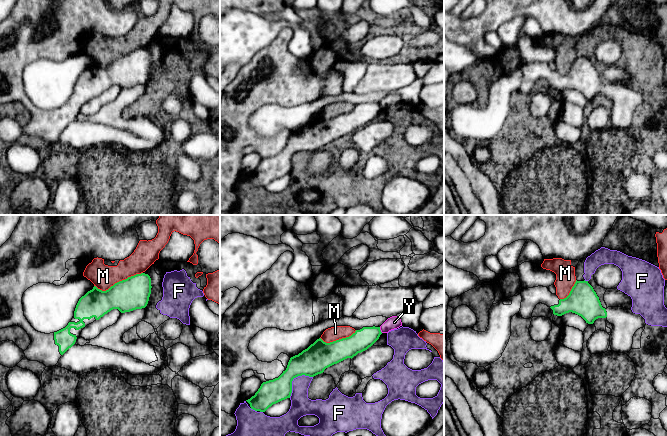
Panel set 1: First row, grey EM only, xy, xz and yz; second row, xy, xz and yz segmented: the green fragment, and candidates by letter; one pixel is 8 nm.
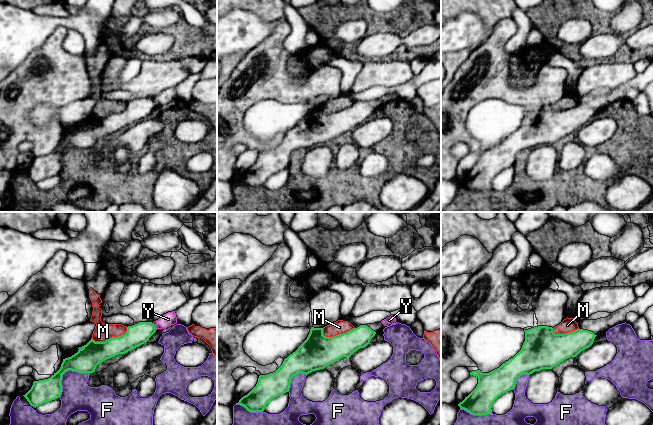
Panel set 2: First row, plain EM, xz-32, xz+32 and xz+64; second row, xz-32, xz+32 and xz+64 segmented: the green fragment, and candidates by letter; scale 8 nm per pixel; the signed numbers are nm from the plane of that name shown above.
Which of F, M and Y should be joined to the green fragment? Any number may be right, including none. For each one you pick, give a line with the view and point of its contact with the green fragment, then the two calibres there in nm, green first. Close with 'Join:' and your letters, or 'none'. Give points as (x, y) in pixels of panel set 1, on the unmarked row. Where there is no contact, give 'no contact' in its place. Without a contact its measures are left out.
Join: none

